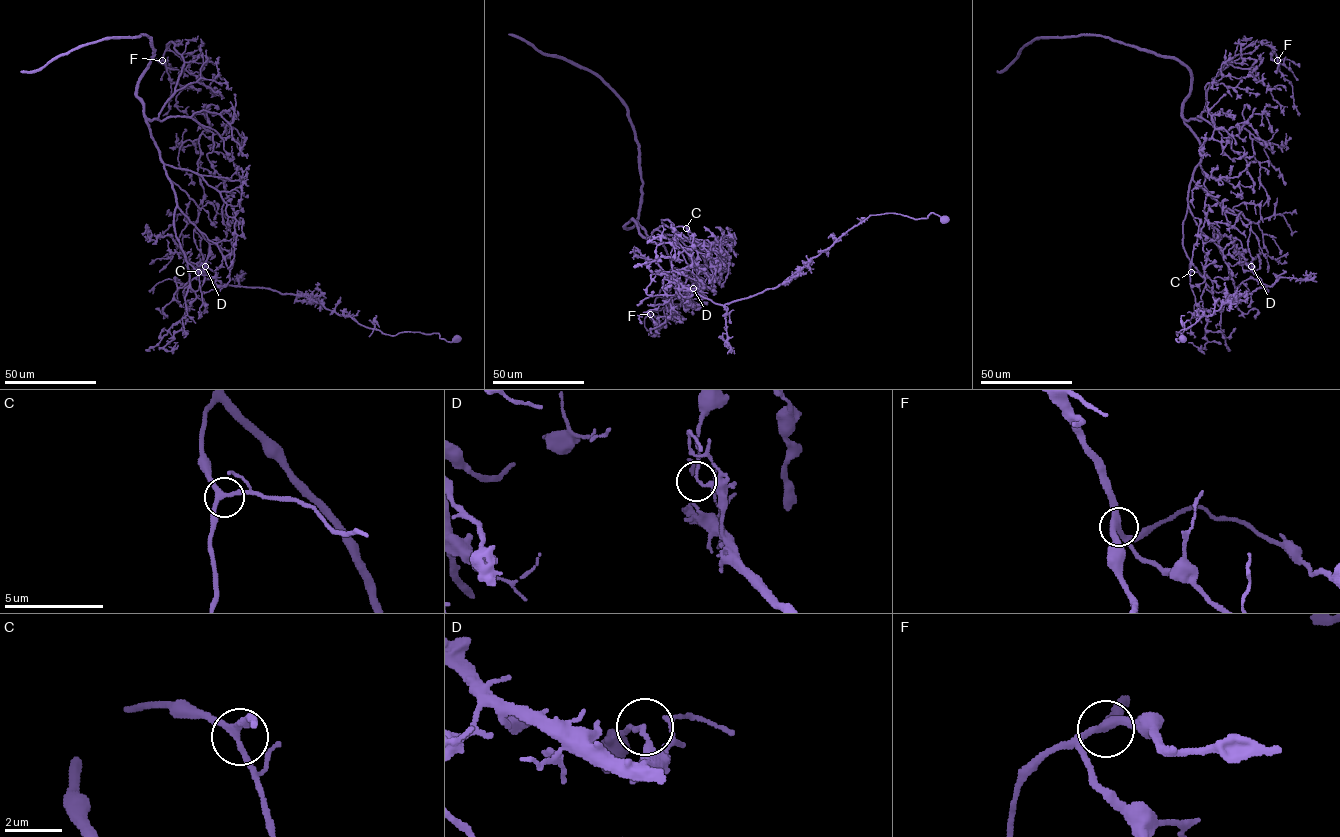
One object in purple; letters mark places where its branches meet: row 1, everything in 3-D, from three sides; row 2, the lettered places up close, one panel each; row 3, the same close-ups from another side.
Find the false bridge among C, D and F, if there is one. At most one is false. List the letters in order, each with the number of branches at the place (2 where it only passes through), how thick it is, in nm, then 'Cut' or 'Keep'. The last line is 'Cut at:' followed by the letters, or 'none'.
C: Branches: 3. Thickness 220 nm. Keep
D: Branches: 2. Thickness 160 nm. Cut
F: Branches: 3. Thickness 320 nm. Keep
Cut at: D

